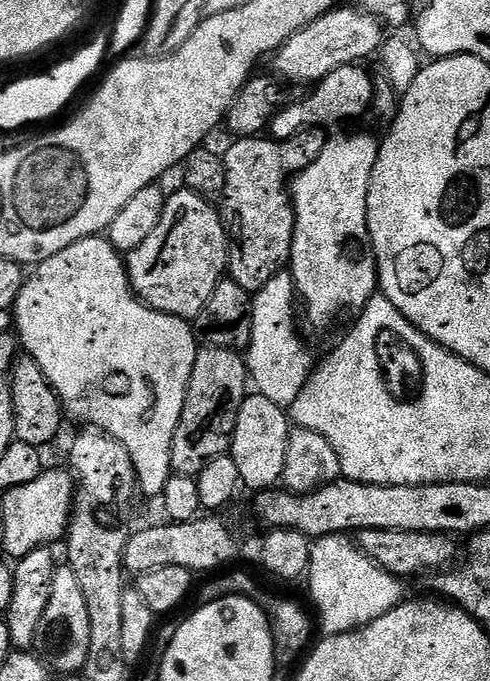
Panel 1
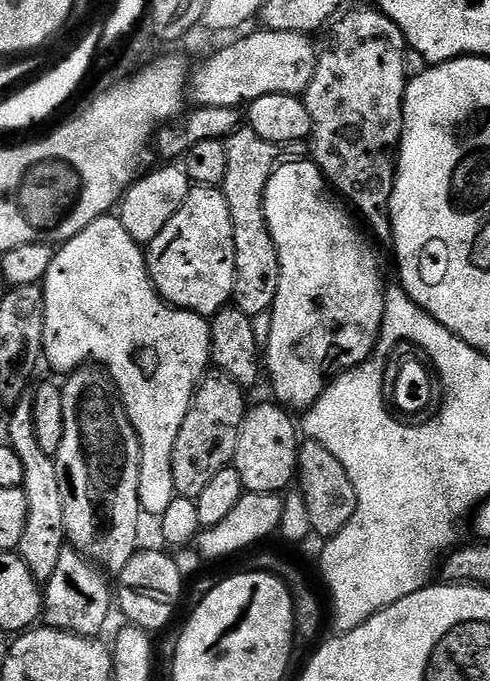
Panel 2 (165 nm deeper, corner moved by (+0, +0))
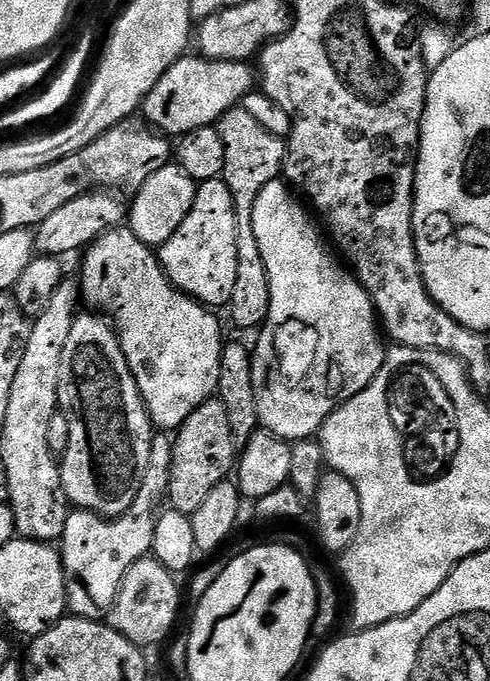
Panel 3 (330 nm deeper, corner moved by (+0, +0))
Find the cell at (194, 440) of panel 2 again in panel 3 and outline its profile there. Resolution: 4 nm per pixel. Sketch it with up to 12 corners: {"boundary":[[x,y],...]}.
{"boundary":[[219,398],[175,433],[166,500],[194,510],[233,475],[238,446]]}

